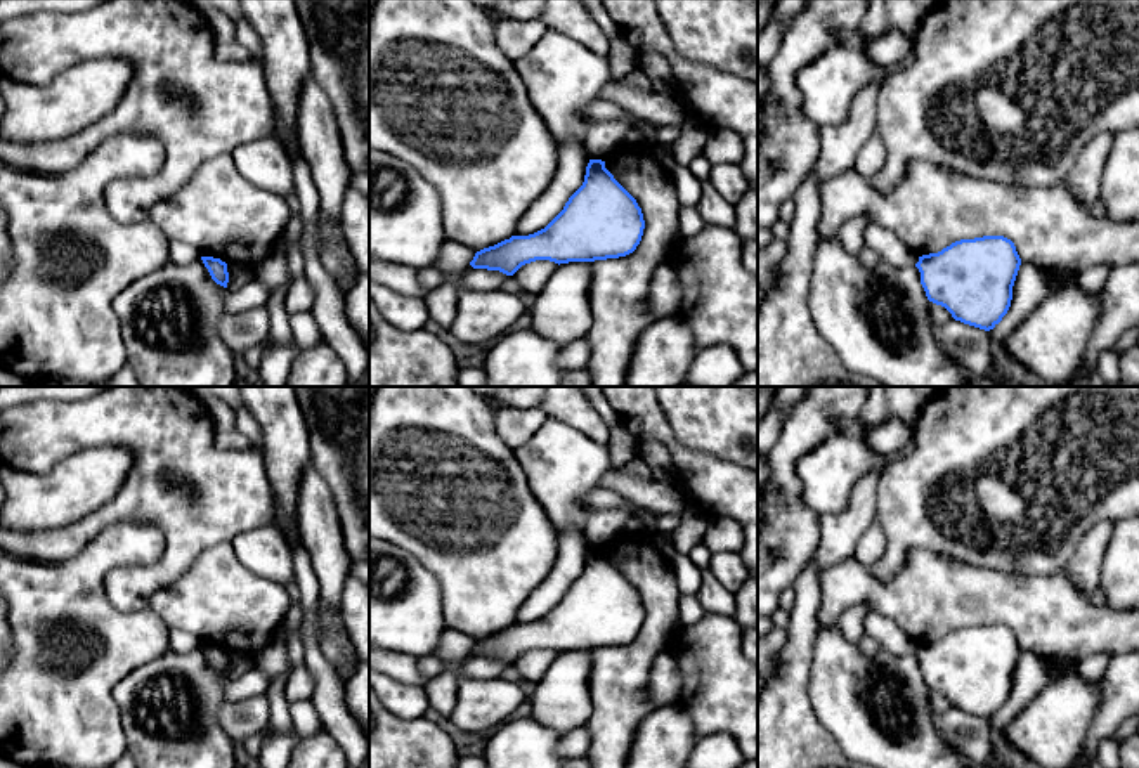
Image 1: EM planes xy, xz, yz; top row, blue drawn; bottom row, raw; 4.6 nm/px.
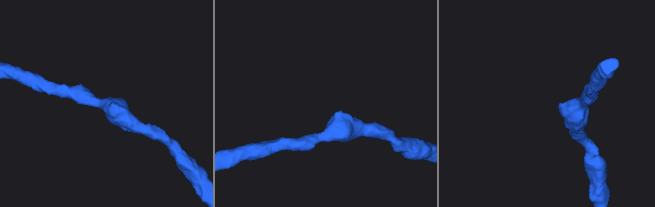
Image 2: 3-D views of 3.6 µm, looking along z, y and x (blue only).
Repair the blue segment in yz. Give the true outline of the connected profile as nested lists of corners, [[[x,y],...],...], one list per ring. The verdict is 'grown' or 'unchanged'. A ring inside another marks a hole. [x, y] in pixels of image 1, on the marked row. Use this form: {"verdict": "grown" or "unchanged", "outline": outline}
{"verdict": "unchanged", "outline": [[[1004,236],[960,239],[915,264],[929,302],[985,331],[1007,314],[1019,265],[1014,243]]]}

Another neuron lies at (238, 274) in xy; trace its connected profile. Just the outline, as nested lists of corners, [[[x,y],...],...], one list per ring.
[[[227,264],[227,272],[227,290],[236,291],[251,279],[253,269],[239,264]]]

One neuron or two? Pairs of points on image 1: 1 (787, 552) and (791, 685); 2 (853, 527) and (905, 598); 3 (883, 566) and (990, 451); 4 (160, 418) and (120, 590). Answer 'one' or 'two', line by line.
1: two
2: two
3: one
4: one

